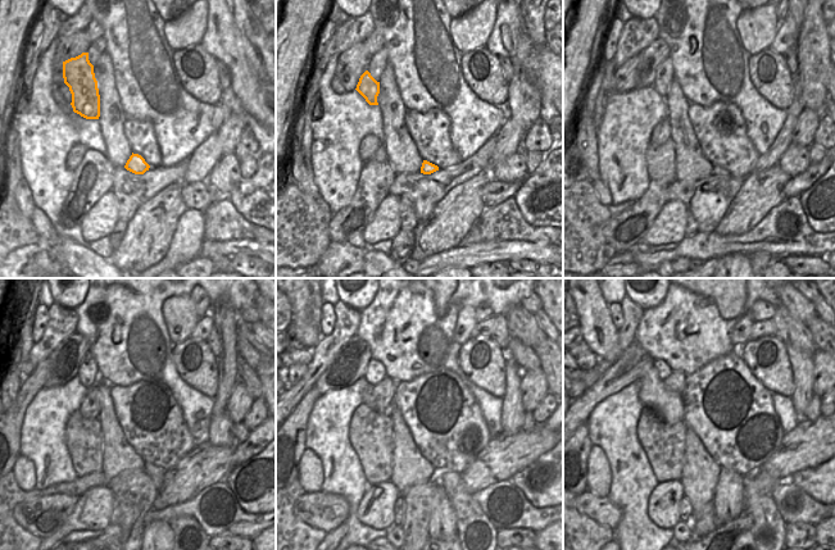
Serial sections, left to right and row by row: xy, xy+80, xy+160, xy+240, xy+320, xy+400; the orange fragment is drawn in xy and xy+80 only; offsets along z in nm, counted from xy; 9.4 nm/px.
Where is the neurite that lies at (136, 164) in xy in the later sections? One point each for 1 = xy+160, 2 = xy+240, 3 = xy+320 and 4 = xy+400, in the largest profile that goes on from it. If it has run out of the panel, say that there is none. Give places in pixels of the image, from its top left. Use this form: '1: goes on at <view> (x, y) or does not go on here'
1: goes on at xy+160 (717, 171)
2: goes on at xy+240 (155, 473)
3: goes on at xy+320 (477, 536)
4: goes on at xy+400 (768, 530)

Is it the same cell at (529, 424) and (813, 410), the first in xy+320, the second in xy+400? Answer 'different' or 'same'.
same

